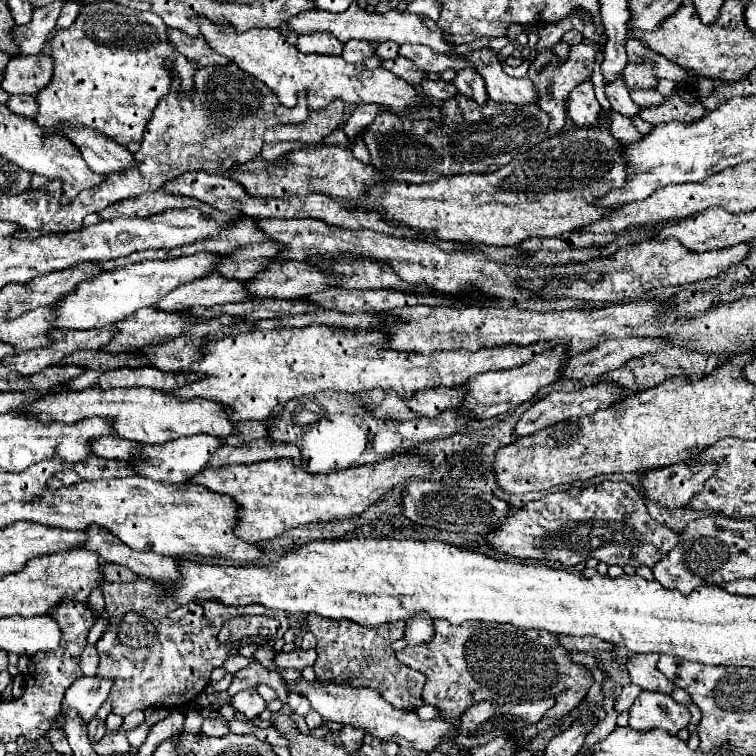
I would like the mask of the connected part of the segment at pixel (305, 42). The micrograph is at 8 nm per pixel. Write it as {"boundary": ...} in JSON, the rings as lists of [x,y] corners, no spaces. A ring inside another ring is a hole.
{"boundary":[[[332,33],[298,35],[296,47],[302,53],[322,53],[322,55],[340,55],[342,53],[342,43]]]}

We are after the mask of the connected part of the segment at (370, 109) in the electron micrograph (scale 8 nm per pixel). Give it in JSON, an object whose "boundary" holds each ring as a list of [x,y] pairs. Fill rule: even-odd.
{"boundary":[[[358,105],[356,111],[352,113],[352,117],[344,125],[344,131],[350,137],[350,141],[354,141],[358,131],[362,131],[366,125],[370,125],[380,111],[382,111],[380,105]]]}

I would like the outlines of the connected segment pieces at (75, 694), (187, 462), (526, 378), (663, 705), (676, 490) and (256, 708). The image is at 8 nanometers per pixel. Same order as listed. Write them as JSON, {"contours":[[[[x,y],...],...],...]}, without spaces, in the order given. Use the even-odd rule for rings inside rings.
{"contours":[[[[80,677],[80,679],[76,679],[66,689],[62,711],[54,719],[54,725],[62,725],[66,721],[66,713],[70,709],[74,709],[82,717],[82,721],[88,725],[92,721],[92,717],[96,715],[96,711],[100,709],[100,705],[106,701],[110,685],[112,685],[112,681],[102,679],[102,677]]],[[[196,433],[190,437],[182,437],[182,439],[174,439],[162,445],[144,445],[144,449],[136,451],[138,459],[134,461],[134,469],[154,481],[172,481],[172,483],[182,483],[192,479],[210,459],[210,455],[222,445],[220,437],[216,435],[208,435],[208,433]]],[[[558,345],[558,349],[546,351],[522,367],[494,371],[494,373],[486,373],[482,377],[474,377],[474,381],[466,383],[468,395],[466,395],[462,409],[470,411],[476,419],[488,419],[488,417],[496,417],[500,413],[512,411],[516,405],[532,399],[542,387],[558,381],[558,369],[564,363],[564,351],[566,351],[566,345]]],[[[642,691],[634,705],[630,707],[630,727],[638,731],[666,729],[668,733],[678,733],[688,727],[690,711],[686,705],[676,703],[670,695],[656,691]]],[[[678,463],[672,467],[662,467],[648,471],[644,475],[642,487],[648,493],[650,499],[654,499],[660,505],[688,505],[690,497],[694,497],[704,481],[716,471],[714,463]]],[[[244,689],[240,693],[236,693],[230,703],[234,705],[236,711],[244,713],[248,719],[258,717],[264,709],[266,709],[266,701],[256,693],[256,689]]]]}

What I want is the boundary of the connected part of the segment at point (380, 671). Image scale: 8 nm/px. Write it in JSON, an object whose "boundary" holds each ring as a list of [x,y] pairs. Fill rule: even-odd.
{"boundary":[[[316,613],[306,617],[308,629],[316,635],[316,653],[318,659],[314,663],[316,679],[322,683],[348,683],[354,687],[372,687],[380,691],[380,695],[396,707],[416,707],[422,705],[422,687],[424,675],[404,663],[400,663],[392,651],[392,643],[404,637],[404,621],[386,623],[378,629],[366,629],[362,625],[354,625],[352,621],[334,621],[318,617]]]}

